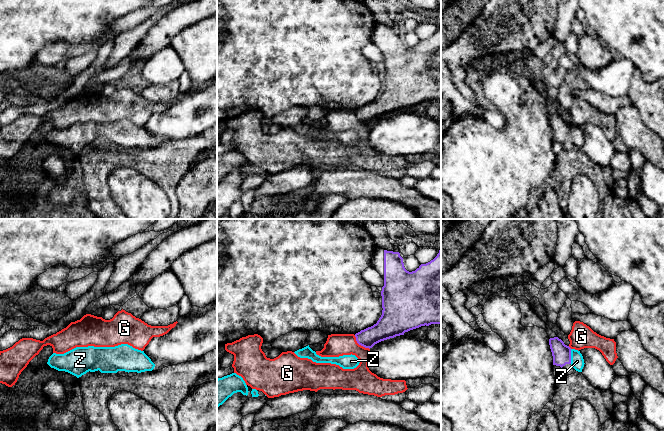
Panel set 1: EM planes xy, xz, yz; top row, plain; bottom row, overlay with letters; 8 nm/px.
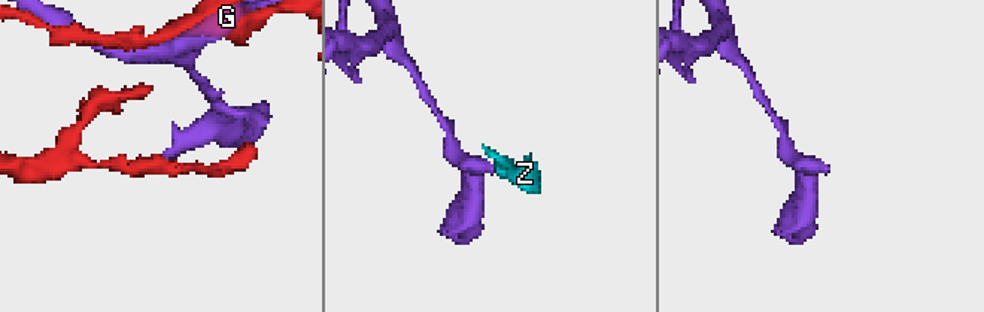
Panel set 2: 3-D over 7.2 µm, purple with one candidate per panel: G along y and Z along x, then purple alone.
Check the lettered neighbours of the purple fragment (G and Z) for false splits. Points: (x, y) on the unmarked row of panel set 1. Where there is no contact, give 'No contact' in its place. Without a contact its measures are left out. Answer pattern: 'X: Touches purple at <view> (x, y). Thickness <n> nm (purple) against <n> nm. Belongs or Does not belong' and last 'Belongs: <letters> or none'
G: Touches purple at xz (360, 120). Thickness 180 nm (purple) against 180 nm. Does not belong
Z: Touches purple at yz (570, 132). Thickness 150 nm (purple) against 110 nm. Belongs
Belongs: Z

